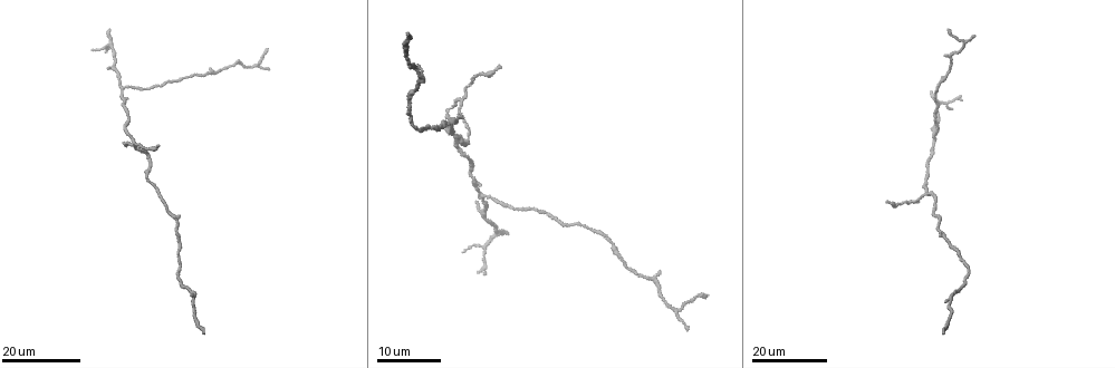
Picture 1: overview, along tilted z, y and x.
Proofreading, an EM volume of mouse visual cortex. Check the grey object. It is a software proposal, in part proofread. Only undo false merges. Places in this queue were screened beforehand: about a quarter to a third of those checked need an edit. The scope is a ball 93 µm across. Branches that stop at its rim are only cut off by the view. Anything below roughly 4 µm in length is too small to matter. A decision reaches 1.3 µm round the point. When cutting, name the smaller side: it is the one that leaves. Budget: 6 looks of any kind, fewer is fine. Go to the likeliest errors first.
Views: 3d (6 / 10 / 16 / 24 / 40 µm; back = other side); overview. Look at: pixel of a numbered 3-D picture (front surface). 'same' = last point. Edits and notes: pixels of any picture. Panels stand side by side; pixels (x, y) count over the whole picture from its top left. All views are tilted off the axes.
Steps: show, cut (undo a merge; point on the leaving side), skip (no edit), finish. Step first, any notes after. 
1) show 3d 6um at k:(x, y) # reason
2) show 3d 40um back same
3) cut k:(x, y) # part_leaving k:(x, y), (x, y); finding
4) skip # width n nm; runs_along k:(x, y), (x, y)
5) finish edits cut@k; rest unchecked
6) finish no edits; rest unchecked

show 3d 16um at 1:(462, 98) # side arm on a straight run

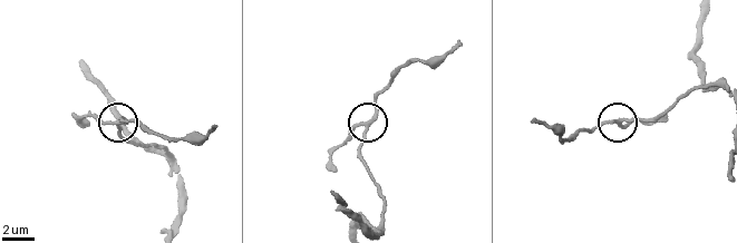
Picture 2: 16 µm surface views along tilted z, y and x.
show 3d 6um at 2:(620, 120)

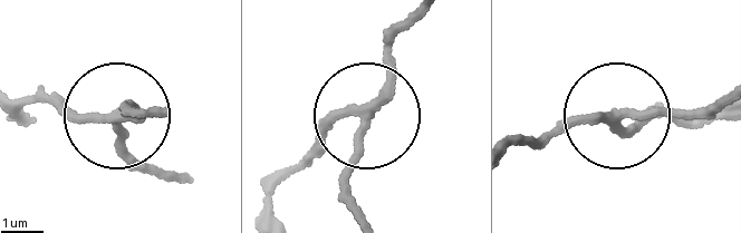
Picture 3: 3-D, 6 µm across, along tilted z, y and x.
skip # arms 3; runs_along 3:(367, 221), (346, 175), (362, 116), (337, 113), (310, 162); continuous, no second cell

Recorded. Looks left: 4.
show 3d 16um at 1:(935, 141) # a fork

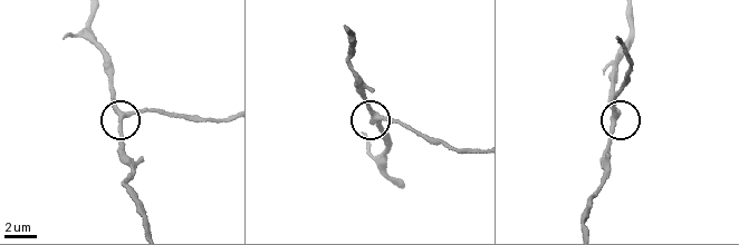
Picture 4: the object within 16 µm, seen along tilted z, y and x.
show 3d 10um at 4:(616, 115) # zoom in

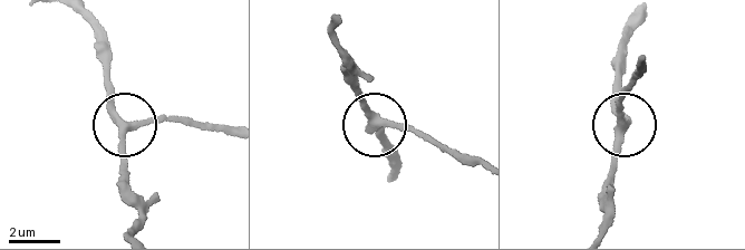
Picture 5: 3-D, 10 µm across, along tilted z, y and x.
skip # width 290 nm; runs_along 5:(132, 229), (136, 205), (125, 185), (123, 124), (102, 56); one cell here

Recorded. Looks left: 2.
show 3d 24um at 1:(648, 278) # three-way junction

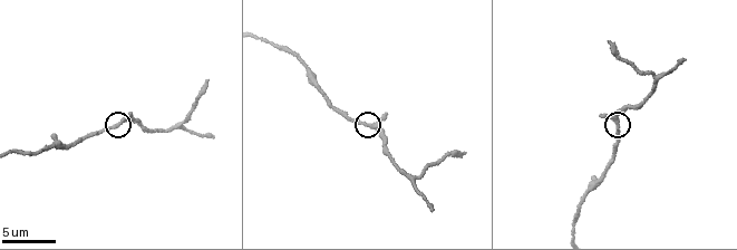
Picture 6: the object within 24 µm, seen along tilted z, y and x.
show 3d 10um at 6:(616, 125)

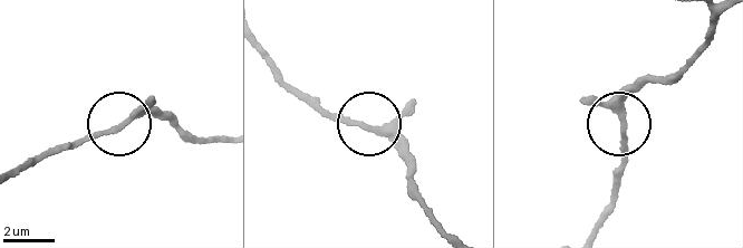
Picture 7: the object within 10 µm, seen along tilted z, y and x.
skip # runs_along 7:(12, 174), (142, 115), (167, 112); one cell here

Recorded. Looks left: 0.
finish no edits; rest unchecked

